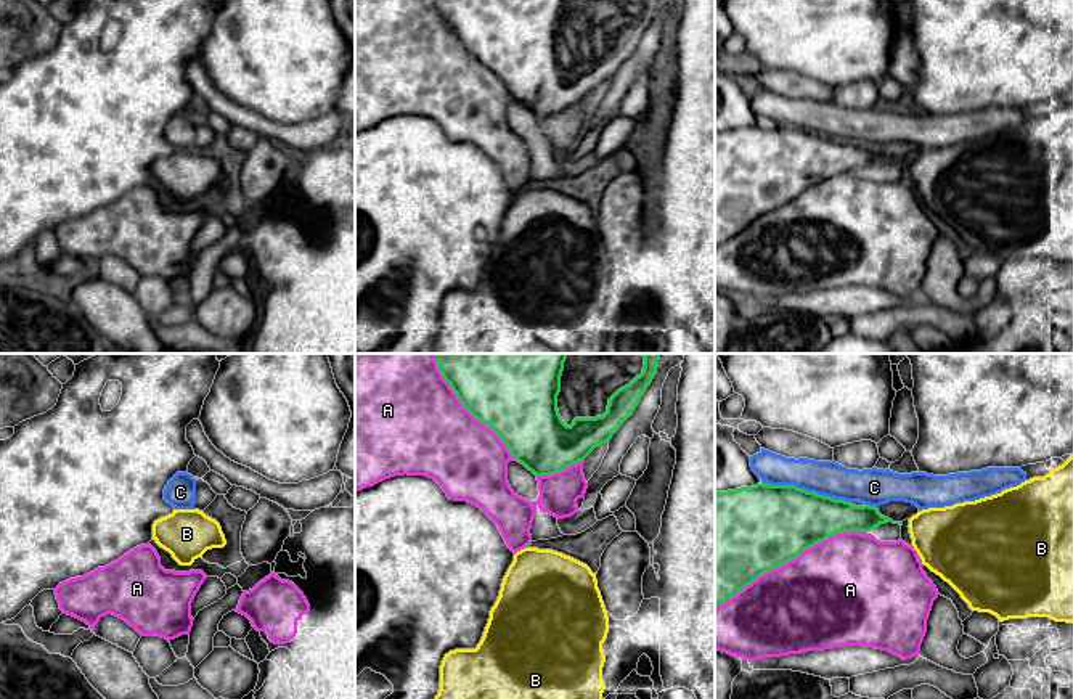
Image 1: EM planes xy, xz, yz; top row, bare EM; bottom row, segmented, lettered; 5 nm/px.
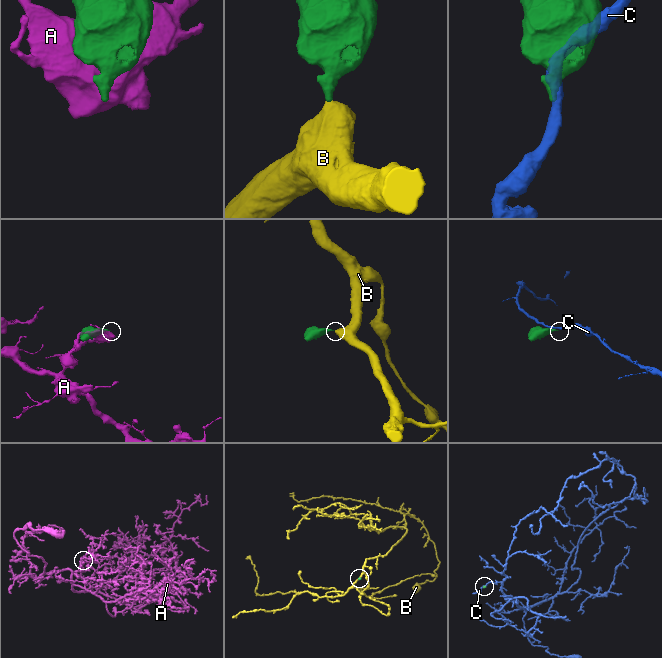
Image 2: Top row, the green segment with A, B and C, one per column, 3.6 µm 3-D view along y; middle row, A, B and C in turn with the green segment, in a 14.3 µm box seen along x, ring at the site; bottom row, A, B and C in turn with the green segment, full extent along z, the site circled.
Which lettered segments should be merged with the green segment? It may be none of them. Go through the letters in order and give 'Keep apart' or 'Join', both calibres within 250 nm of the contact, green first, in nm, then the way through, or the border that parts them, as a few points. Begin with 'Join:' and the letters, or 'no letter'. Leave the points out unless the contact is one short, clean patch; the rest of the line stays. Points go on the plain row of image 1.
Join: B
A: Keep apart. Thickness 440 nm (green) against 480 nm
B: Join. Thickness 20 nm (green) against 440 nm. Path across: xz (530, 182), (527, 187), (529, 203), (545, 233)
C: Keep apart. Thickness 400 nm (green) against 180 nm

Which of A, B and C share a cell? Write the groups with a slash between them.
A / B / C

